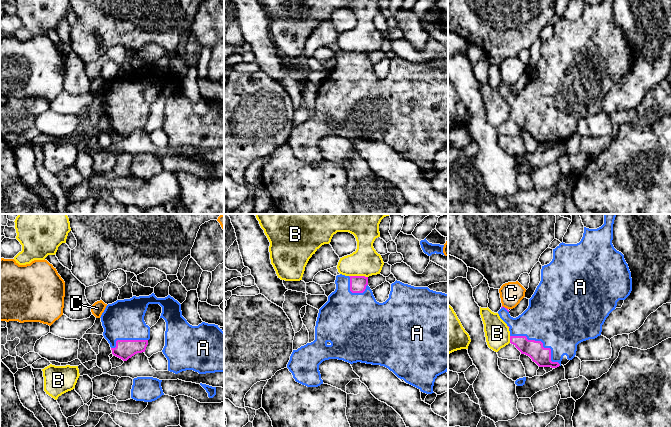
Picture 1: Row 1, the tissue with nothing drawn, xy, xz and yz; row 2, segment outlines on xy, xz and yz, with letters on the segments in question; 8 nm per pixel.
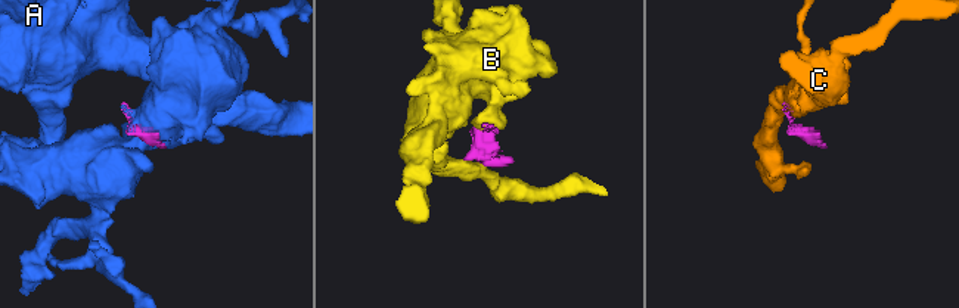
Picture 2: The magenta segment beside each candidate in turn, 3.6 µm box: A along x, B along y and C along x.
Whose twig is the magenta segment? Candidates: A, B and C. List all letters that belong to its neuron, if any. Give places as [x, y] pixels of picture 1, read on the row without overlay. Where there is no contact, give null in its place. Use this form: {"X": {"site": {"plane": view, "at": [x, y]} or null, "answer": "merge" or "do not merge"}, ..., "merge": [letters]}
{"A": {"site": {"plane": "yz", "at": [541, 118]}, "answer": "merge"}, "B": {"site": {"plane": "xz", "at": [358, 52]}, "answer": "do not merge"}, "C": {"site": {"plane": "yz", "at": [504, 83]}, "answer": "do not merge"}, "merge": ["A"]}

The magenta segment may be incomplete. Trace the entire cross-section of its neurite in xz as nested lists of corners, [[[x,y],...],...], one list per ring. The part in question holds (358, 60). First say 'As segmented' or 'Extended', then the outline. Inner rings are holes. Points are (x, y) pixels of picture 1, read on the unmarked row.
Extended. [[[337,51],[336,65],[328,77],[319,85],[315,116],[293,126],[287,144],[296,158],[307,163],[323,160],[319,141],[329,135],[338,135],[350,140],[361,138],[388,144],[398,154],[432,170],[435,155],[448,147],[448,70],[430,66],[428,63],[414,63],[395,57],[391,60],[389,74],[379,79],[368,62],[368,53]]]

